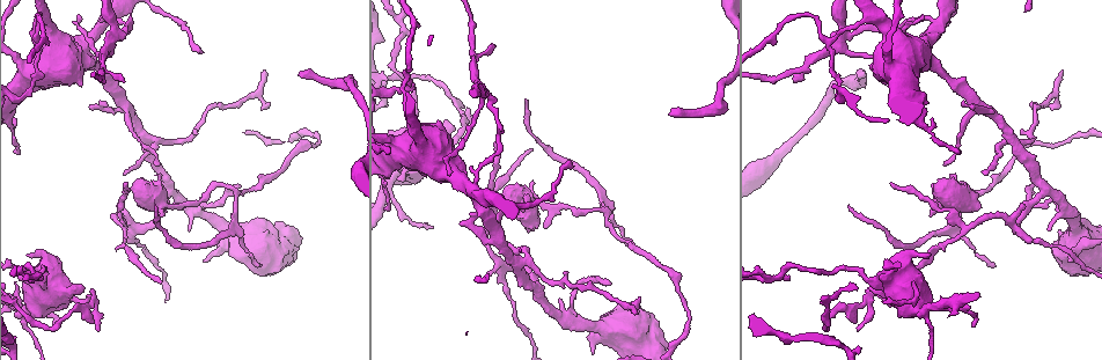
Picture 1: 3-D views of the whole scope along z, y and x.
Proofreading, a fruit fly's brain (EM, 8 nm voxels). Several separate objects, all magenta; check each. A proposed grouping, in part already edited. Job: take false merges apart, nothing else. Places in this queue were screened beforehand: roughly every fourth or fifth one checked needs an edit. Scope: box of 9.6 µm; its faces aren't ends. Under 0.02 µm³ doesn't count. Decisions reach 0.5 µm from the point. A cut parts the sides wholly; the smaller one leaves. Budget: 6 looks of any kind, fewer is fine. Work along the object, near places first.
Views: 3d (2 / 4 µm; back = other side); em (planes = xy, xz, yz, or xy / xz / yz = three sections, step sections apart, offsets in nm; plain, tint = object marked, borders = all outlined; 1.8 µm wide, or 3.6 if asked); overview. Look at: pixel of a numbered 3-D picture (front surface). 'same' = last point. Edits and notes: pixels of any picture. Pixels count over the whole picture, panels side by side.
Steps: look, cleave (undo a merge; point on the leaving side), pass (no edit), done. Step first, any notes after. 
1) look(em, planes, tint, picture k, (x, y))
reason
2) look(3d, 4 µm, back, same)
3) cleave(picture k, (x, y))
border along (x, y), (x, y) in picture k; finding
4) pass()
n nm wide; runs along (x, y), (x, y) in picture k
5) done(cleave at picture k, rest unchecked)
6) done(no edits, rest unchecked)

look(em, planes, tint, picture 1, (145, 140))

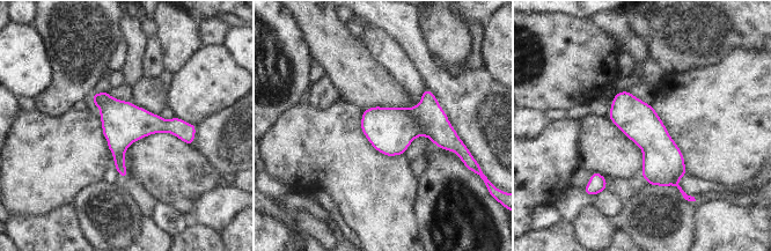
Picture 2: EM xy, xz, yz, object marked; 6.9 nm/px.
pass()
one neuron here

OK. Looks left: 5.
look(3d, 4 µm, back, picture 1, (508, 266))
sudden change in width

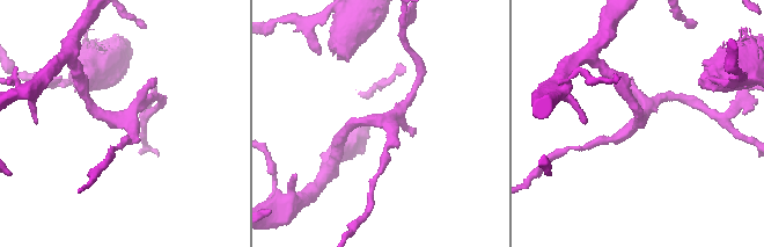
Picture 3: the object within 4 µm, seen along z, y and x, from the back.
look(em, planes, borders, picture 3, (383, 119))
shape alone is not enough

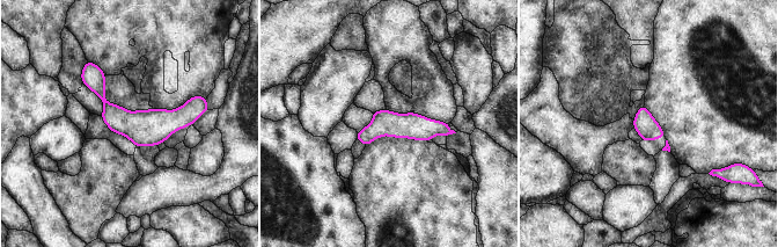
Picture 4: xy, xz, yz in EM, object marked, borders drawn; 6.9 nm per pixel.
pass()
runs along (83, 74), (124, 121), (198, 113) in picture 4; continuous, no second neuron

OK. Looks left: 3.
look(3d, 4 µm, picture 1, (189, 210))
calibre changes

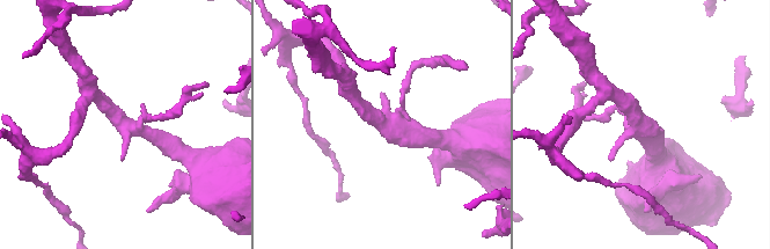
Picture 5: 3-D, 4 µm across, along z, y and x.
look(em, planes, tint, picture 5, (639, 125))

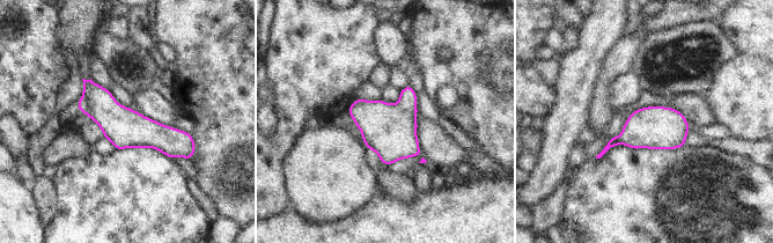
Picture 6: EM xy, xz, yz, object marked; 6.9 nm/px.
pass()
runs along (86, 82), (131, 130), (191, 146) in picture 6; one neuron here

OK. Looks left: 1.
done(no edits, rest unchecked)

